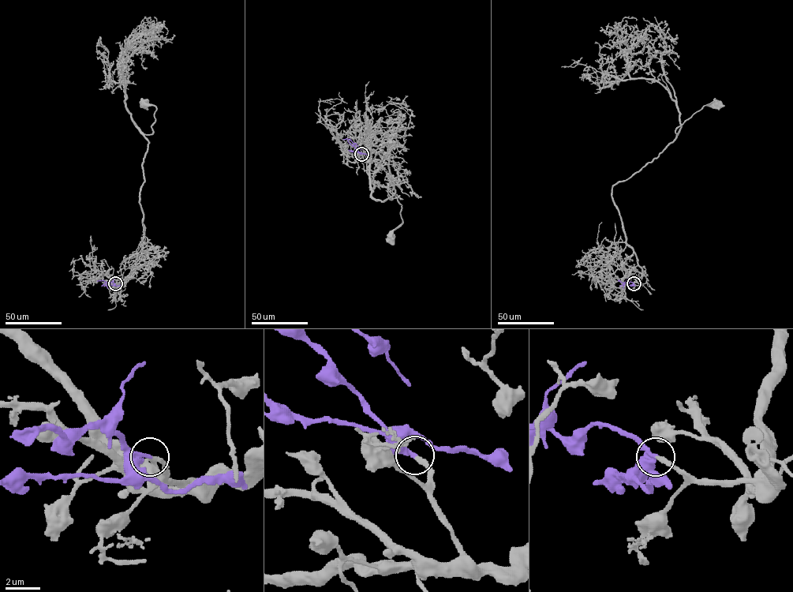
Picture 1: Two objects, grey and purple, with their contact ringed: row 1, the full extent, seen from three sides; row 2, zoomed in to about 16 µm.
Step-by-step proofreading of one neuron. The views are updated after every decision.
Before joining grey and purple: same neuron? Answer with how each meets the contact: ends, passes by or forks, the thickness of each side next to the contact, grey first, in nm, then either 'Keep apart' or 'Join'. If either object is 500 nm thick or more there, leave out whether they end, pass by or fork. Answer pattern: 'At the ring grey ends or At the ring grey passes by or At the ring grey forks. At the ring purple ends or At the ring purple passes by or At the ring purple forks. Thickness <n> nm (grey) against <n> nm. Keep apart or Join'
At the ring grey ends. At the ring purple ends. Thickness 280 nm (grey) against 300 nm. Join

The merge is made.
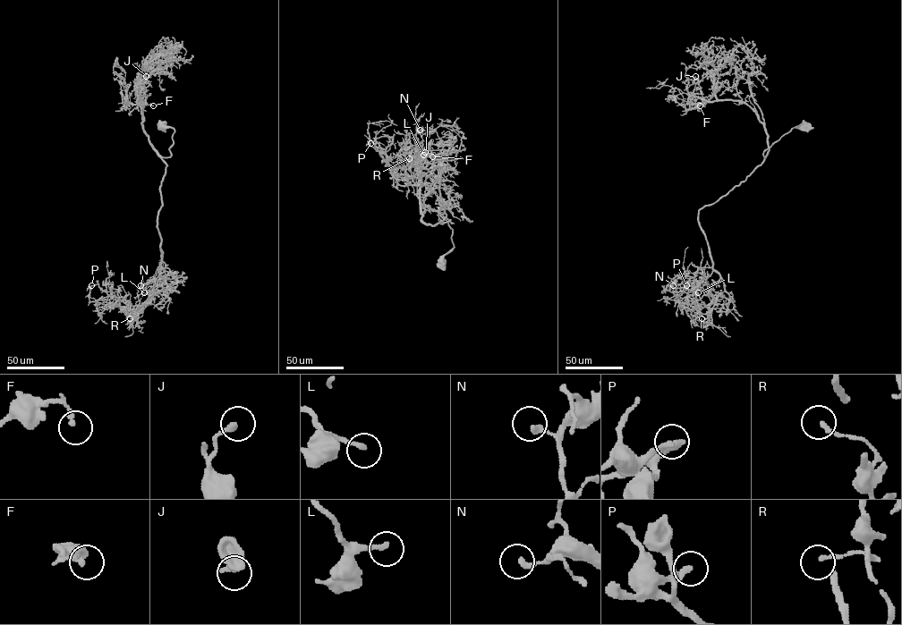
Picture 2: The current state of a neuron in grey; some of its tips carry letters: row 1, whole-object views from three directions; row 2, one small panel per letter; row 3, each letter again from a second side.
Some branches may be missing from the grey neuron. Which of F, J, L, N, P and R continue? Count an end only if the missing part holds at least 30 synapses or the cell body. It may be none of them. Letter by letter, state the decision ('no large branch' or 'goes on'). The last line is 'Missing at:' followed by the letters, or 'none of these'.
F: no large branch
J: no large branch
L: no large branch
N: no large branch
P: no large branch
R: no large branch
Missing at: none of these

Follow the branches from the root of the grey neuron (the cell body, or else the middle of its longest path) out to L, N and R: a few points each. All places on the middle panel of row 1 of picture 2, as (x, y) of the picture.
L: (442, 262), (454, 247), (450, 220), (441, 222), (437, 155), (439, 169), (443, 160), (423, 155)
N: (442, 262), (454, 245), (450, 220), (441, 222), (437, 155), (440, 169), (453, 147), (420, 130)
R: (442, 262), (454, 245), (450, 220), (441, 222), (441, 161), (437, 155), (438, 177), (409, 158)

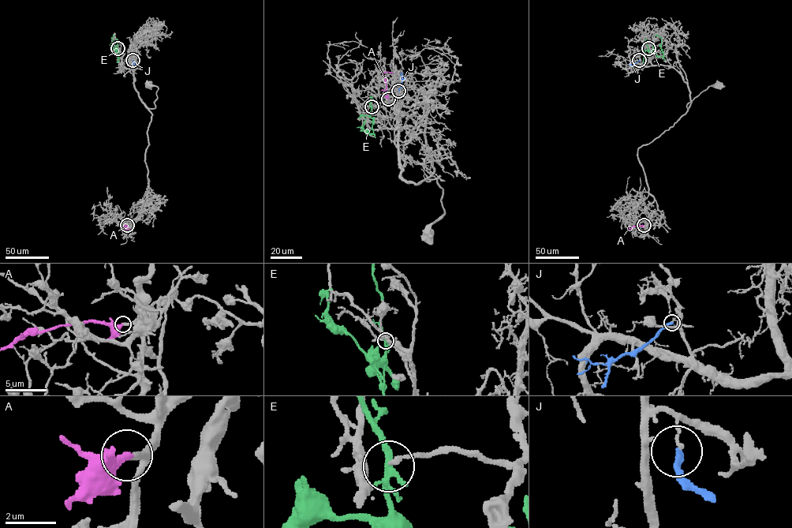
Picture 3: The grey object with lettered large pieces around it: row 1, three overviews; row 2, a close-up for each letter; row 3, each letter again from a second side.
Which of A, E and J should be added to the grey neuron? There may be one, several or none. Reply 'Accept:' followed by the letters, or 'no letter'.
Accept: A

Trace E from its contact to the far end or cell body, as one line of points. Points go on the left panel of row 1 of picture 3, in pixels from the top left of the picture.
E: (117, 49), (118, 57), (113, 50), (116, 47), (112, 39), (114, 35)

